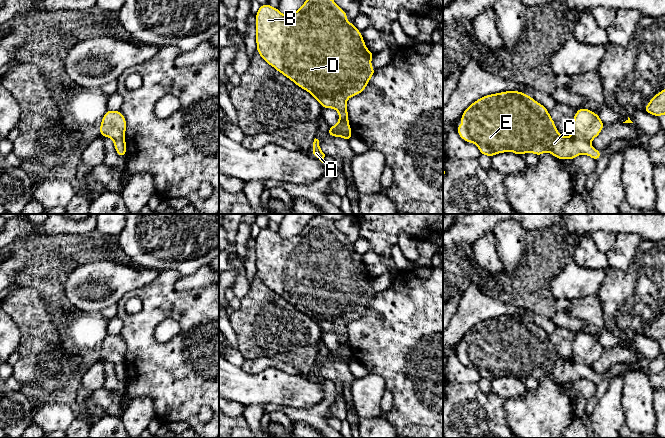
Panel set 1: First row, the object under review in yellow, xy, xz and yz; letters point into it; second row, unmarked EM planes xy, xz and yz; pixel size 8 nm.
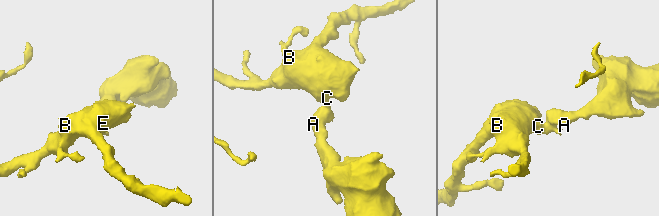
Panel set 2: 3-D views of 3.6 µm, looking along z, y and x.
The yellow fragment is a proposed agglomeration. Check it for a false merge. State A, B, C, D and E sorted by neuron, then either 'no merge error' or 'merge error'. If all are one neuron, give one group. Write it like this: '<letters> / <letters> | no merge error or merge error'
A / B C D E | merge error

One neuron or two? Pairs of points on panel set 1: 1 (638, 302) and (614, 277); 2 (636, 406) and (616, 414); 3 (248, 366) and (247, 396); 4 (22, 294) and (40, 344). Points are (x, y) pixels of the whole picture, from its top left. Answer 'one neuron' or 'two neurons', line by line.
1: one neuron
2: two neurons
3: two neurons
4: one neuron

